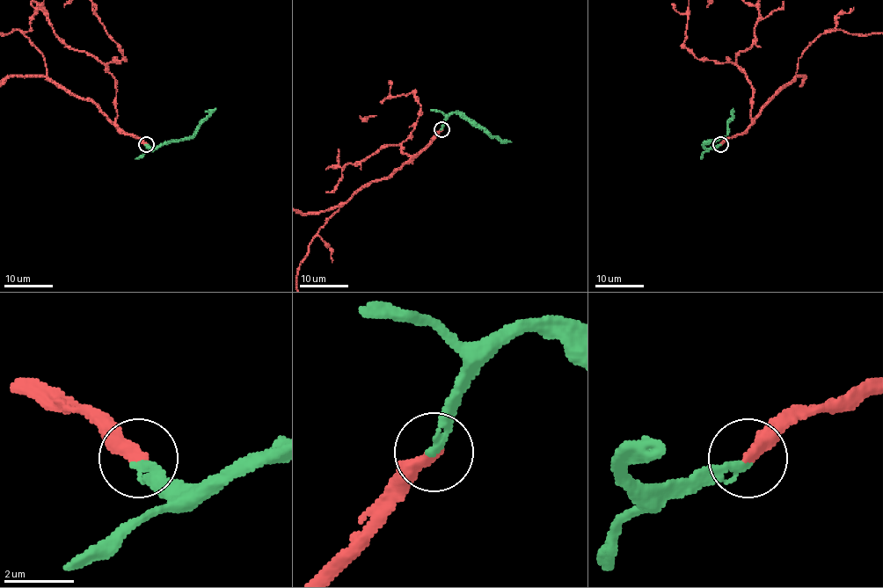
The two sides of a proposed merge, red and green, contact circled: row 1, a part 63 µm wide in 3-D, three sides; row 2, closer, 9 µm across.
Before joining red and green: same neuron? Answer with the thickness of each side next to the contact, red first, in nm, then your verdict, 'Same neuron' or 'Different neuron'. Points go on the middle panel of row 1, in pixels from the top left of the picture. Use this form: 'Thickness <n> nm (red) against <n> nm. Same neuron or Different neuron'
Thickness 360 nm (red) against 240 nm. Same neuron

